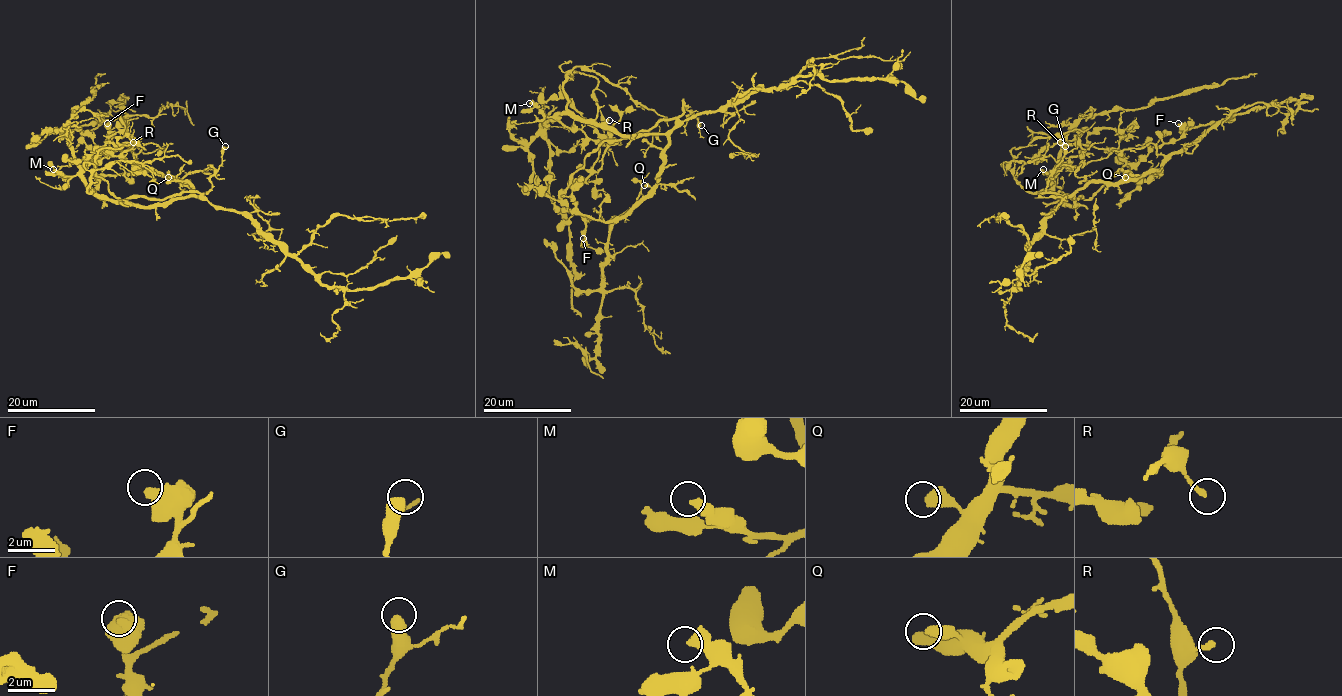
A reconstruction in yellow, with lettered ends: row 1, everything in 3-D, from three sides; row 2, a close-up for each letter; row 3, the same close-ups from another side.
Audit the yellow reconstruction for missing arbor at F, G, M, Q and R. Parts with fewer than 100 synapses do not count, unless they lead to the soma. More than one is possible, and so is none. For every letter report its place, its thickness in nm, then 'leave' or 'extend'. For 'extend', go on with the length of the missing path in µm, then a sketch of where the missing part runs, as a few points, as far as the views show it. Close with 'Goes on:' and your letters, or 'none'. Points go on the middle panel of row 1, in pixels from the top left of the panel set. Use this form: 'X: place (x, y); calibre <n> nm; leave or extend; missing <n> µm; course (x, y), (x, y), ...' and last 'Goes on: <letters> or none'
F: place (583, 238); calibre 550 nm; leave
G: place (701, 125); calibre 480 nm; leave
M: place (529, 103); calibre 440 nm; leave
Q: place (644, 185); calibre 500 nm; leave
R: place (609, 120); calibre 200 nm; leave
Goes on: none

